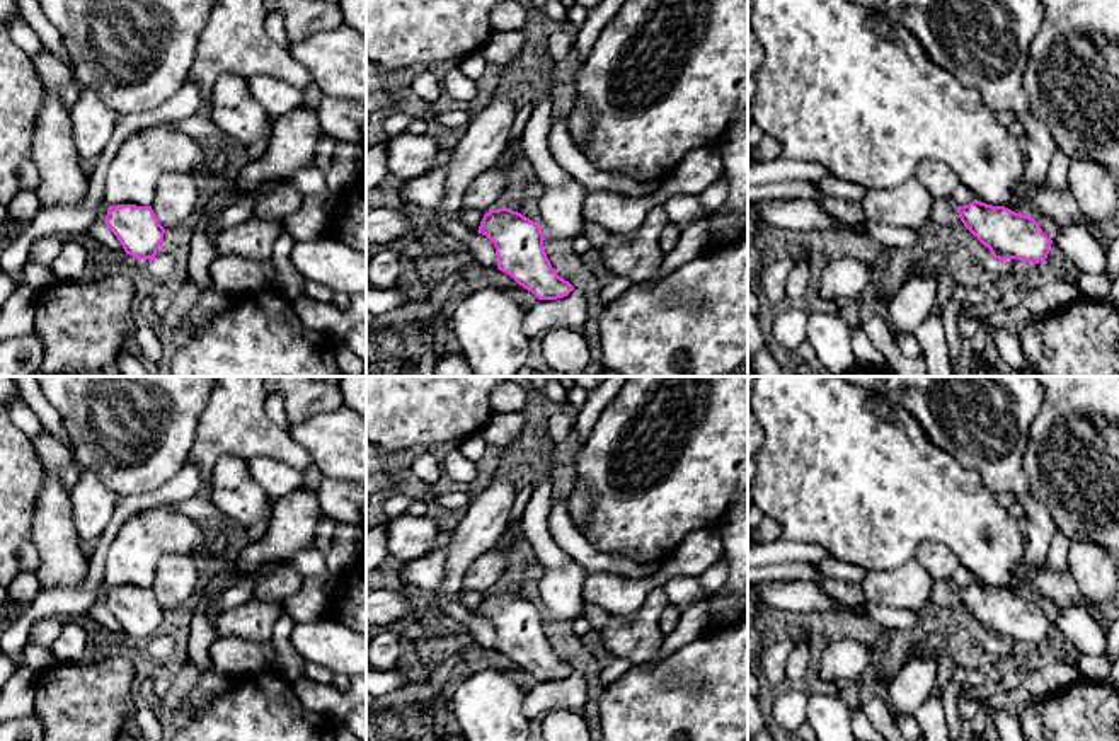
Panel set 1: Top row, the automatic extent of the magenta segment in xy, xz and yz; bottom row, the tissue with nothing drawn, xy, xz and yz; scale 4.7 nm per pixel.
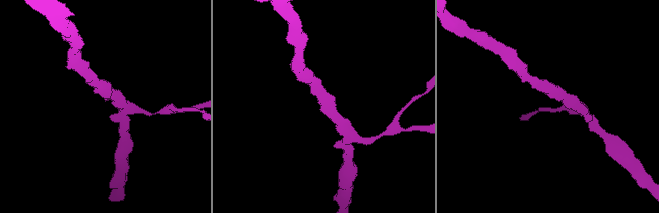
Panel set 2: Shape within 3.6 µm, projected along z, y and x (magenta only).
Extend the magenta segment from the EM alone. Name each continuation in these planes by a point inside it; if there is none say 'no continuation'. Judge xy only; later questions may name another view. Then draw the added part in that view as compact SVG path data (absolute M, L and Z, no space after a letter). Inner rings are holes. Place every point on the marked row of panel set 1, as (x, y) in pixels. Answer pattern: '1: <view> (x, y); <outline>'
no continuation

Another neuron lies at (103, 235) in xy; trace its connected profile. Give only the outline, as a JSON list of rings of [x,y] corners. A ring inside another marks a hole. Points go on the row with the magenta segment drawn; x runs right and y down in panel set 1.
[[[97,220],[87,232],[97,247],[106,249],[111,254],[121,254],[124,252],[121,242],[112,233],[112,230],[106,225],[106,221]]]

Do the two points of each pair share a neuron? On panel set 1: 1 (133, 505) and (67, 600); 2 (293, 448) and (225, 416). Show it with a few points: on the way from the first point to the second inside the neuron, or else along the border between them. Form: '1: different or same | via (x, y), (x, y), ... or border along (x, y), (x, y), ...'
1: same | via (111, 530), (97, 551), (96, 578), (92, 583)
2: same | via (276, 443), (242, 428)

